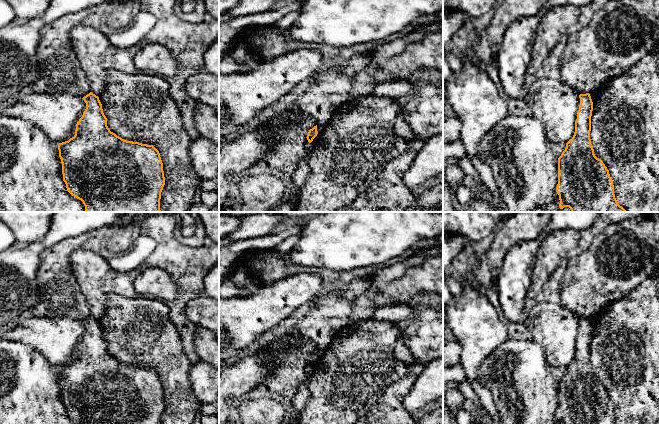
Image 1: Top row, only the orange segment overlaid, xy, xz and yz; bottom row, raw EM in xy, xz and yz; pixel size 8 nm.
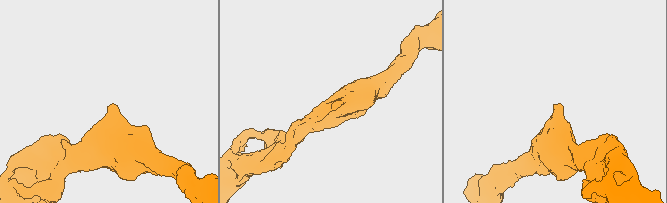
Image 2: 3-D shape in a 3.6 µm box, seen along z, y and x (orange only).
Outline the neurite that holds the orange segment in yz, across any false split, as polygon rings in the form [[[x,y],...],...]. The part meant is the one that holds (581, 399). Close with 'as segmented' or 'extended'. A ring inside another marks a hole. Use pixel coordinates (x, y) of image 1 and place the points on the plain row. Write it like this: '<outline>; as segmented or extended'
[[[589,317],[580,318],[580,331],[575,345],[575,356],[558,382],[558,408],[556,416],[559,424],[616,424],[614,409],[609,394],[594,378],[591,368],[591,340],[593,326]]]; as segmented

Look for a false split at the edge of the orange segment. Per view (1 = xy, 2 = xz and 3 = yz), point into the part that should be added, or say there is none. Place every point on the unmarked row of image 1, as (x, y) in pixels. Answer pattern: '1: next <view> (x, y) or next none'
1: next none
2: next none
3: next none

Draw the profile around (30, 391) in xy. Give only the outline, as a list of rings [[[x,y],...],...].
[[[0,338],[0,424],[79,424],[72,420],[63,405],[62,387],[59,381],[58,367],[51,365],[35,348],[21,342]]]

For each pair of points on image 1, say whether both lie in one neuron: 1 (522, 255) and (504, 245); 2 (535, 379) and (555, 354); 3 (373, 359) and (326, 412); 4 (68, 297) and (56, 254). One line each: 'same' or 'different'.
1: different
2: different
3: same
4: same

